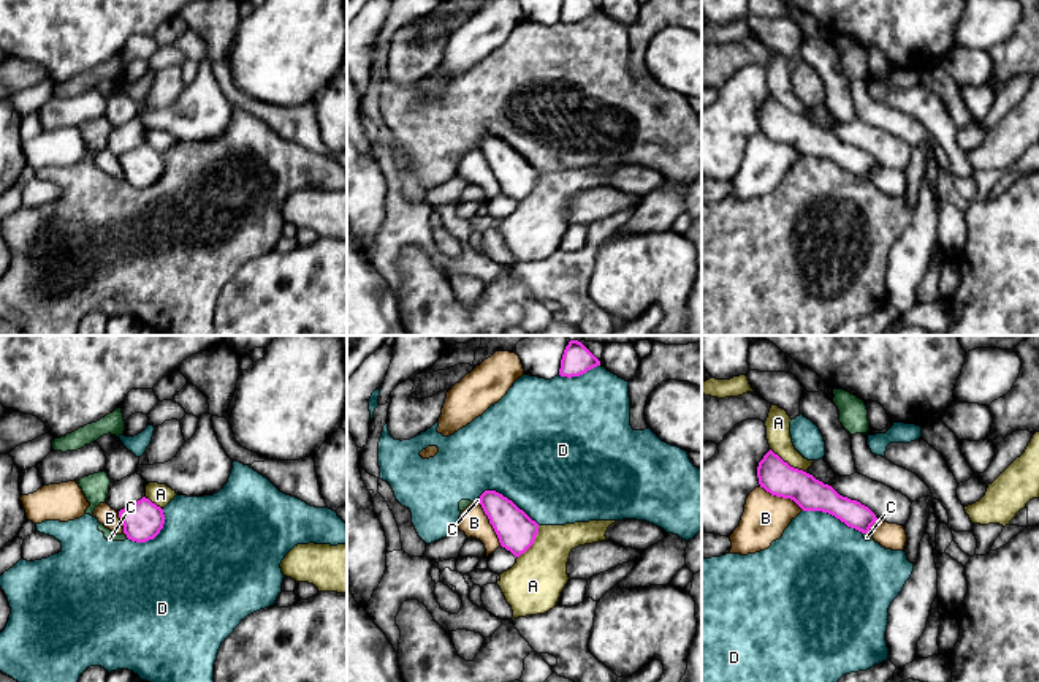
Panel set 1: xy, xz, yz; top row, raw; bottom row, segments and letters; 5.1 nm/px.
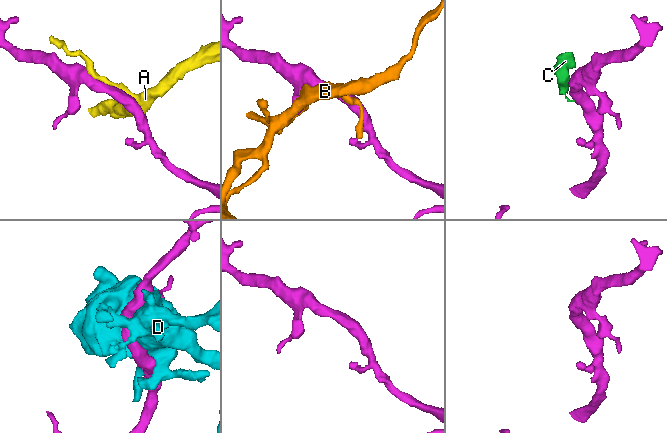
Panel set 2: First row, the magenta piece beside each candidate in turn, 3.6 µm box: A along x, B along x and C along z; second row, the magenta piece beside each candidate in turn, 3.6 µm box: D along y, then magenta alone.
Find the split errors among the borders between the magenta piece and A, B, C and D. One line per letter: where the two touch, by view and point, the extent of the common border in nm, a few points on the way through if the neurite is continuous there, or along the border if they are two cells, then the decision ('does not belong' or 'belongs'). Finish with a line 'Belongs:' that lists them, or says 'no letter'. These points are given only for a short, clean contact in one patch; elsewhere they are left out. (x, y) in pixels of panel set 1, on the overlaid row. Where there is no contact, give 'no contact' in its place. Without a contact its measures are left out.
A: yz (786, 462) | 220 nm | does not belong
B: yz (781, 496) | 260 nm | does not belong
C: xy (125, 534) | 50 nm | along xy (124, 532), (129, 538) | does not belong
D: xz (507, 499) | 340 nm | does not belong
Belongs: no letter

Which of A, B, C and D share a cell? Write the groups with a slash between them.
A / B / C D

